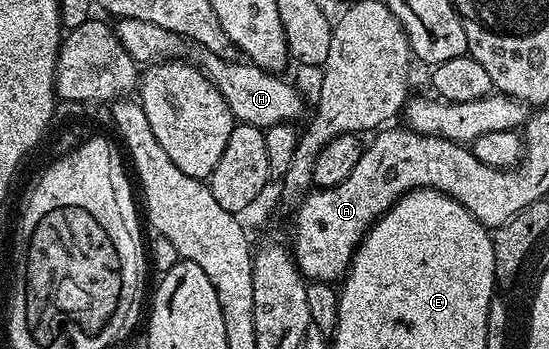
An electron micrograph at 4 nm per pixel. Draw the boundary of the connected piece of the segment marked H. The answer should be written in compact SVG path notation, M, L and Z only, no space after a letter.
M119 18L113 23L113 27L114 35L120 40L120 44L124 44L124 52L128 52L128 56L132 56L136 63L189 60L197 66L203 76L218 89L220 96L224 96L228 108L239 123L247 122L265 128L281 122L293 123L298 120L294 118L302 114L301 96L277 73L262 70L259 66L242 60L225 62L204 47L195 45L176 32L168 32L168 28L160 28L160 24L151 24L148 20Z

